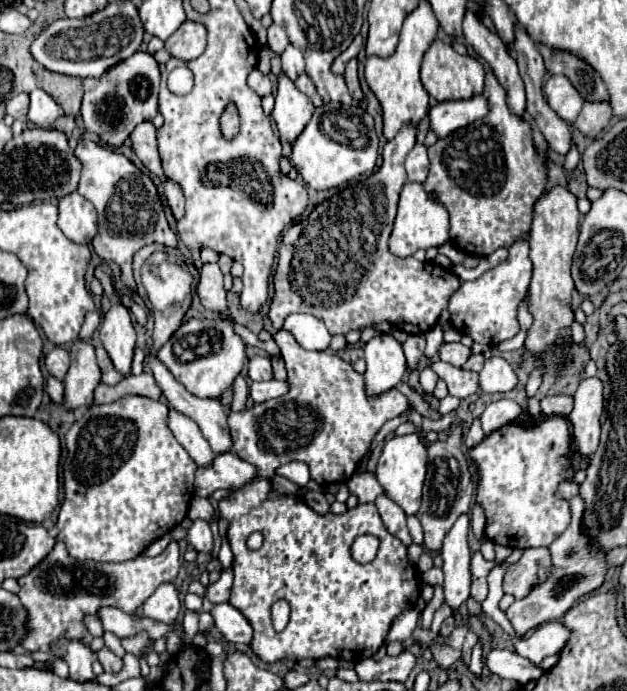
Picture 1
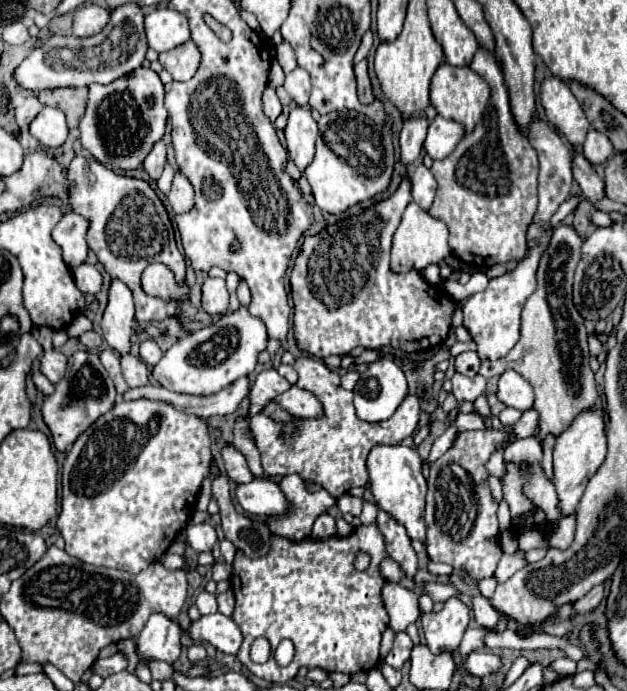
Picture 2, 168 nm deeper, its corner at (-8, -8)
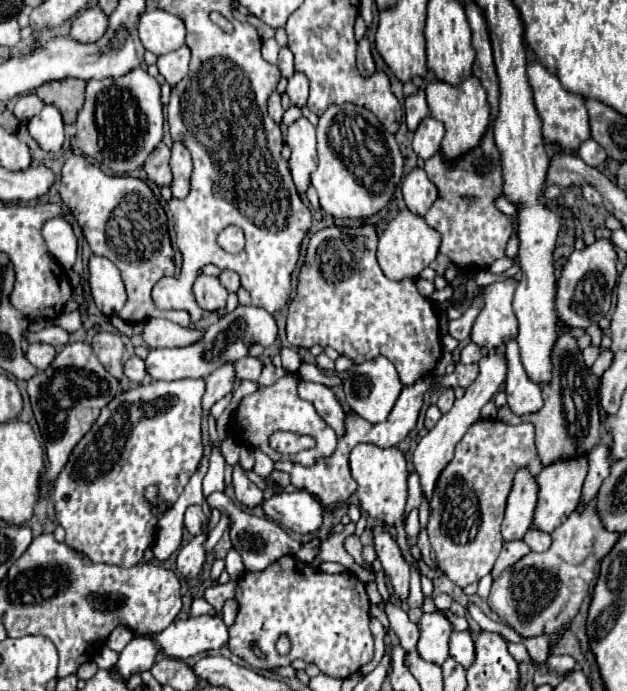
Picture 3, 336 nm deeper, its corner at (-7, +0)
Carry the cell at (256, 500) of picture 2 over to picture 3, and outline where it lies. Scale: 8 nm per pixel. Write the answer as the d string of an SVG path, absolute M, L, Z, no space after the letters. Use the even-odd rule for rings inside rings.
M303 491L301 493L275 493L273 499L263 501L261 507L269 519L273 519L275 523L279 523L285 529L293 529L299 535L311 535L323 523L323 507L319 505L319 501L313 495L303 493Z

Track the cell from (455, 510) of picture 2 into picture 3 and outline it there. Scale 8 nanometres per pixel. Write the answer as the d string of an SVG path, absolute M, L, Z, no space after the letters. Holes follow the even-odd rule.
M497 419L475 421L465 437L455 447L453 461L443 469L435 495L431 499L429 515L429 541L437 553L441 571L459 587L479 581L487 575L503 547L501 521L511 491L511 479L519 467L527 467L531 475L543 469L535 449L533 423L505 425ZM467 489L471 493L467 493ZM447 491L455 493L447 495Z

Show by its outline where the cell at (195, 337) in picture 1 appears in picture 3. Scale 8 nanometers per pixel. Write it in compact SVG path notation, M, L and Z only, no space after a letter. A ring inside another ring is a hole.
M239 305L235 311L225 313L215 325L211 325L205 331L205 337L201 341L181 349L151 349L149 357L145 359L145 365L147 365L147 373L157 381L175 381L175 379L187 379L187 377L205 379L223 363L239 361L241 357L247 357L249 345L259 343L263 347L269 347L273 345L275 339L277 339L277 323L271 313L255 305L249 305L249 307Z

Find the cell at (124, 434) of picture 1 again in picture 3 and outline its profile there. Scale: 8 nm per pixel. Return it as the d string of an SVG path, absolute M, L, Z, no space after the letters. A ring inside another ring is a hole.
M181 379L181 381L153 381L149 385L141 385L129 391L123 391L119 395L115 395L115 399L103 407L99 419L95 421L95 425L91 427L91 431L77 443L77 447L73 449L69 463L65 465L65 469L59 473L59 477L55 479L55 487L53 487L53 499L55 499L55 511L57 511L57 521L59 525L63 525L63 529L67 531L65 543L81 553L85 553L91 561L97 563L111 563L111 565L121 565L121 567L133 567L137 563L143 561L143 551L147 547L153 545L155 539L155 529L157 529L157 521L163 517L163 513L153 515L153 507L149 503L145 503L143 491L149 485L157 485L159 487L159 495L163 501L167 501L169 505L173 505L177 501L177 497L183 493L183 487L187 485L189 477L195 473L199 461L201 461L201 453L203 453L203 445L201 445L201 421L203 421L203 409L201 409L201 397L205 393L205 379Z

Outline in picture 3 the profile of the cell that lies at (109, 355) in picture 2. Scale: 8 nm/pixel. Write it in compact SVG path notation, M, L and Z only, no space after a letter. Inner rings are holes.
M99 331L93 337L91 343L97 359L103 363L103 367L107 367L107 371L121 379L123 377L123 365L121 365L121 357L123 357L123 341L121 337L114 332Z

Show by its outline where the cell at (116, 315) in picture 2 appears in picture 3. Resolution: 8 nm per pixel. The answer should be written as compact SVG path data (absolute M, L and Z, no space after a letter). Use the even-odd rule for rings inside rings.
M91 255L89 287L91 287L91 297L101 313L115 315L123 309L123 305L127 301L125 285L121 281L119 269L107 257Z

